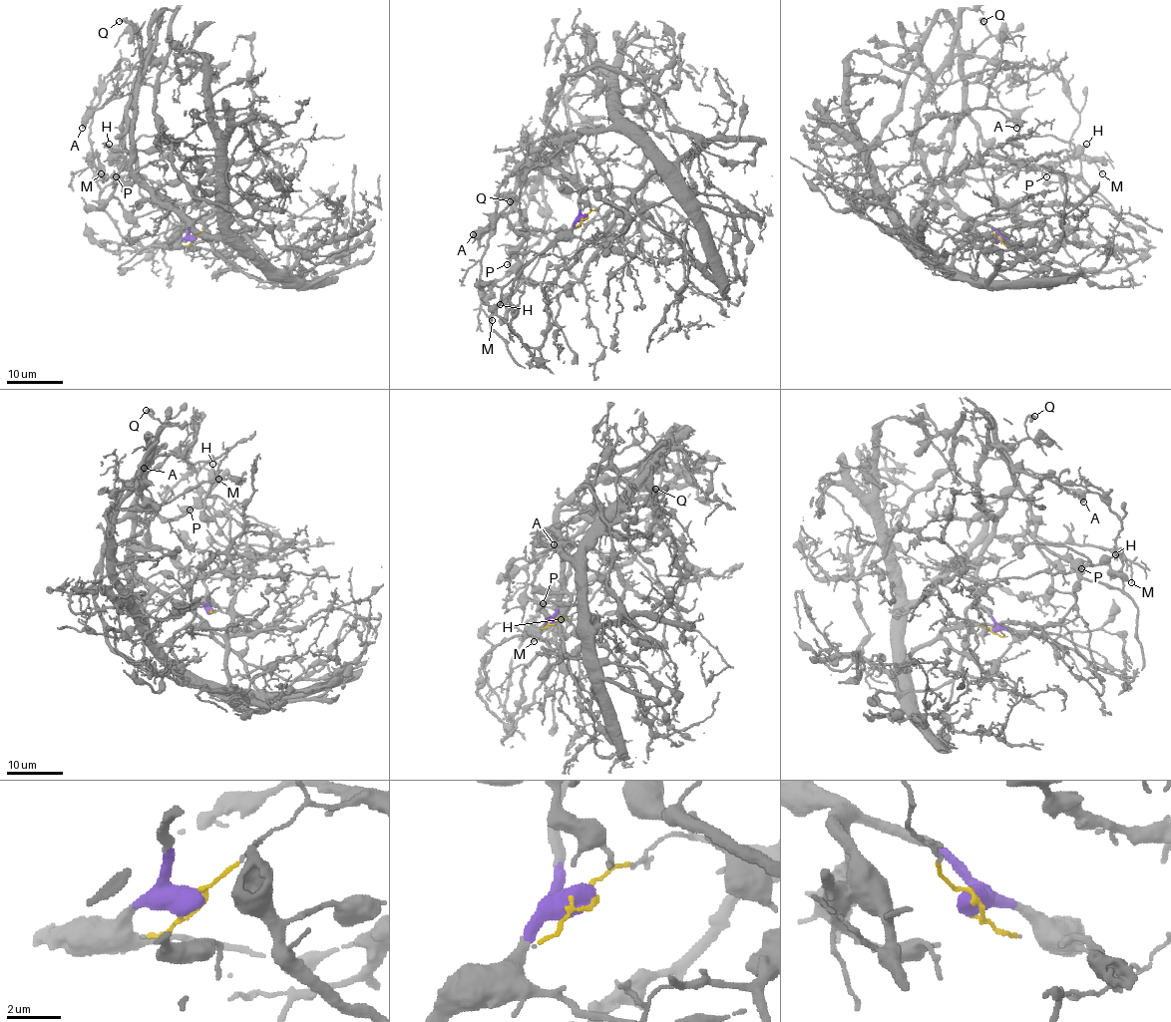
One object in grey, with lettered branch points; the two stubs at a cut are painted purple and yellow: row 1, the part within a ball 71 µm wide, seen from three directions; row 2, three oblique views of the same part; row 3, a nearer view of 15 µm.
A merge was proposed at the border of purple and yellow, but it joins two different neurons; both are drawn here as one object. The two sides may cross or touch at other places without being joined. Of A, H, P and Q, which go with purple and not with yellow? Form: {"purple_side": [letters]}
{"purple_side": ["A", "H", "P", "Q"]}

